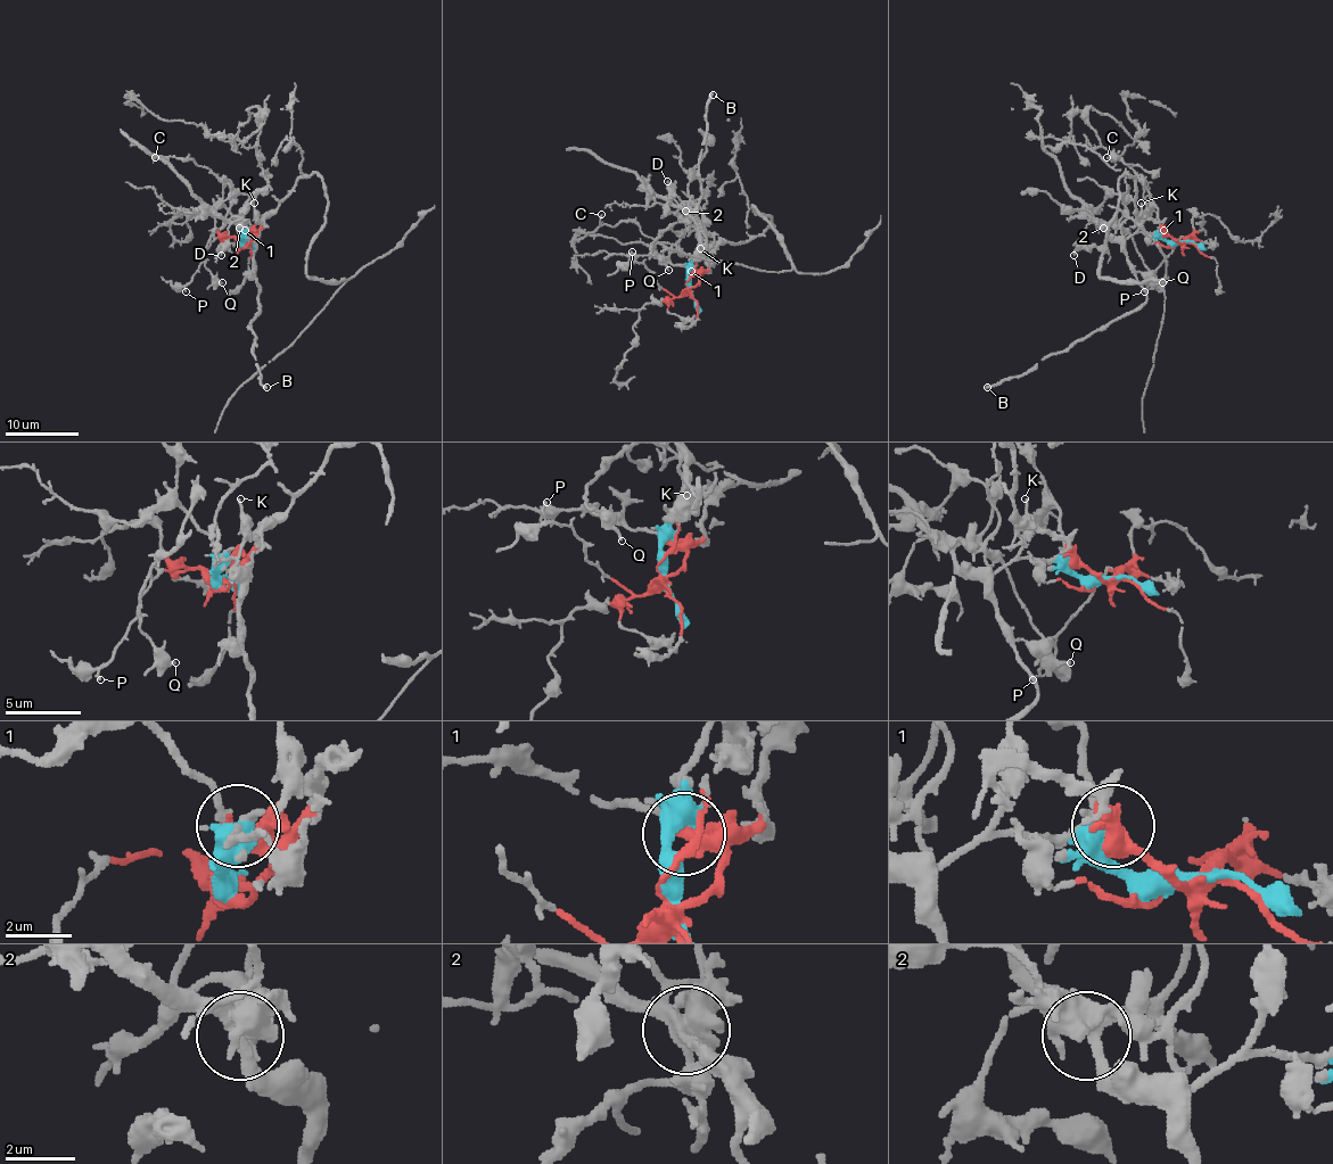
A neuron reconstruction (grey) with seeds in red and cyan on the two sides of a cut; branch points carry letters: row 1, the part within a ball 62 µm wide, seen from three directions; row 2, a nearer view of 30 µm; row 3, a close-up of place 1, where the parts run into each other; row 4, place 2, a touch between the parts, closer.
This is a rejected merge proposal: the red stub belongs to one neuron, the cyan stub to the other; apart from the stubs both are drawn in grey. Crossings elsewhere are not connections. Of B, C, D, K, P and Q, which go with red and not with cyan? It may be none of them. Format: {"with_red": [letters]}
{"with_red": ["C", "P"]}

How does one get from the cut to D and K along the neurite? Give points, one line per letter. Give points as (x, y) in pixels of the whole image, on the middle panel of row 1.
D: (689, 291), (688, 267), (698, 242), (697, 222), (667, 181)
K: (689, 291), (688, 267), (697, 248), (700, 248)

